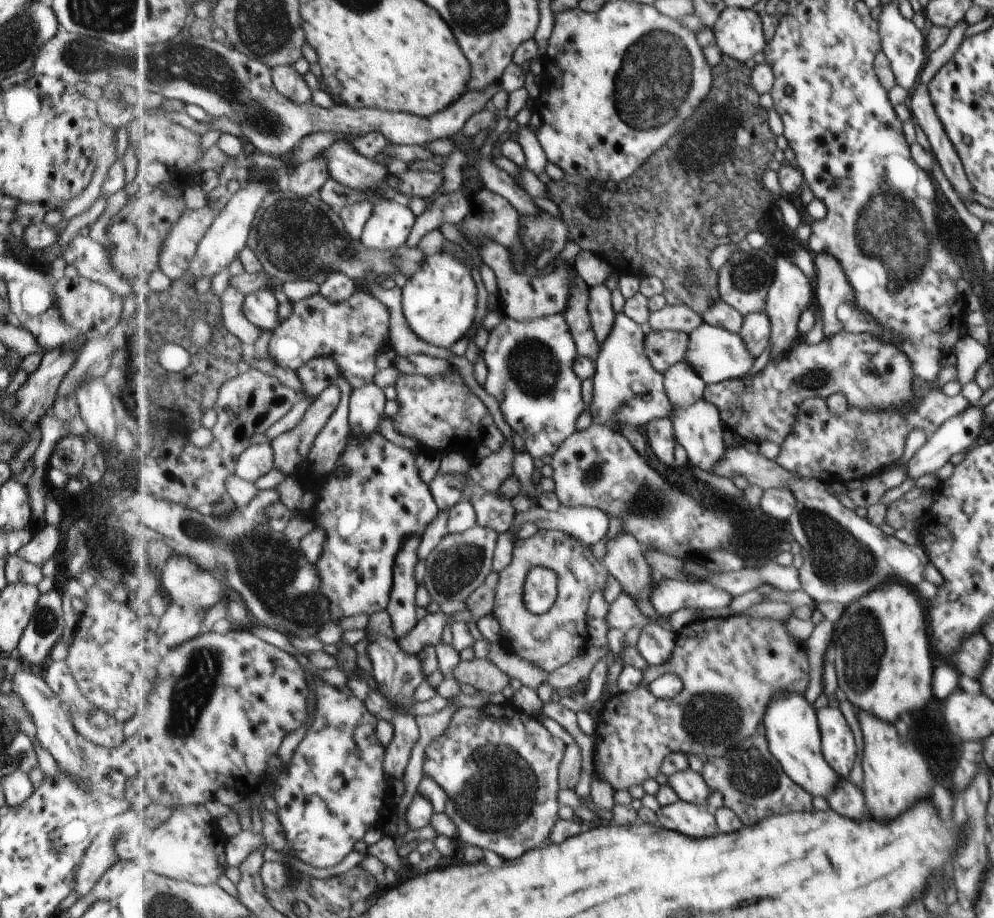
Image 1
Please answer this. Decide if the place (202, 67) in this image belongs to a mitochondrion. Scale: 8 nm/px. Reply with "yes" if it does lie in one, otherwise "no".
yes

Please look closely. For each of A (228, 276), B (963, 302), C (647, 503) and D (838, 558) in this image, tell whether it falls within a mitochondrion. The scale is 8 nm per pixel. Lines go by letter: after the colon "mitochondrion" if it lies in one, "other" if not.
A: other
B: other
C: mitochondrion
D: mitochondrion

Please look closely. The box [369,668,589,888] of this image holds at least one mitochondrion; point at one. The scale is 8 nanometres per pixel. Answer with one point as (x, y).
(500, 789)

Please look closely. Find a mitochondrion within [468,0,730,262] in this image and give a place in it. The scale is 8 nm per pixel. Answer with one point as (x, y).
(656, 76)

